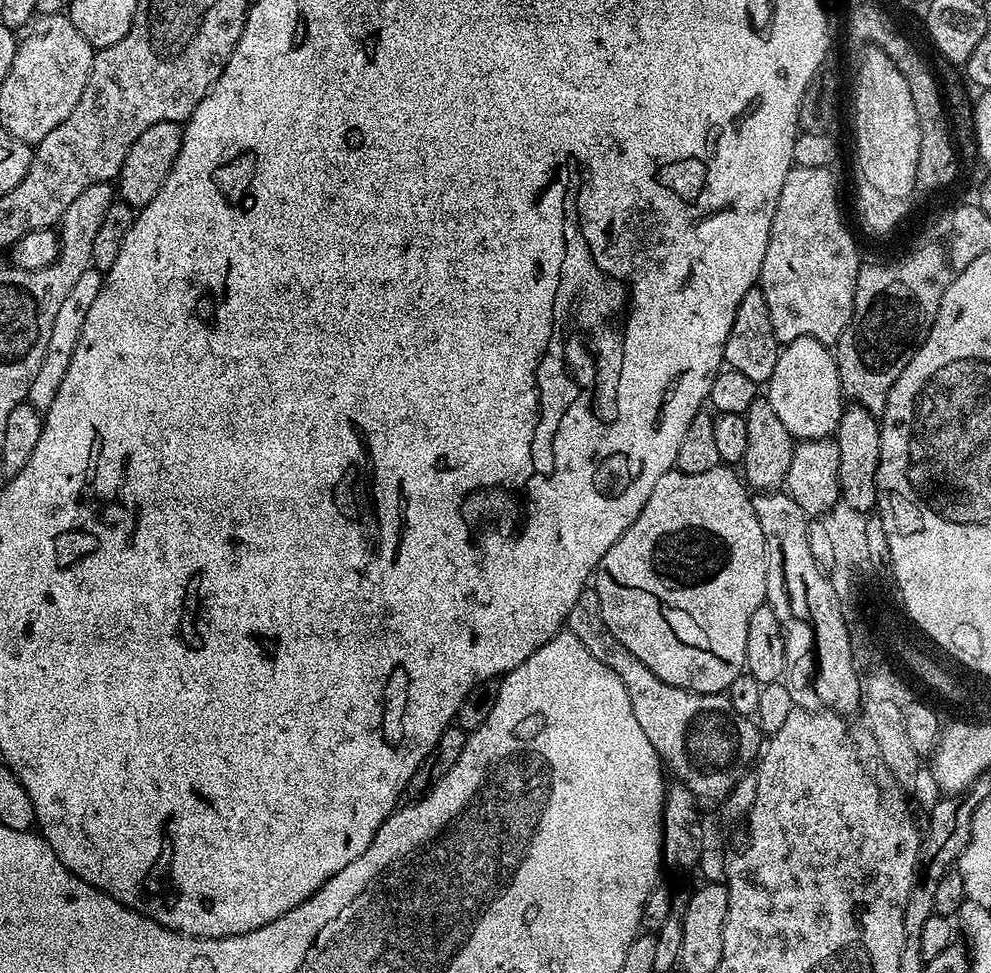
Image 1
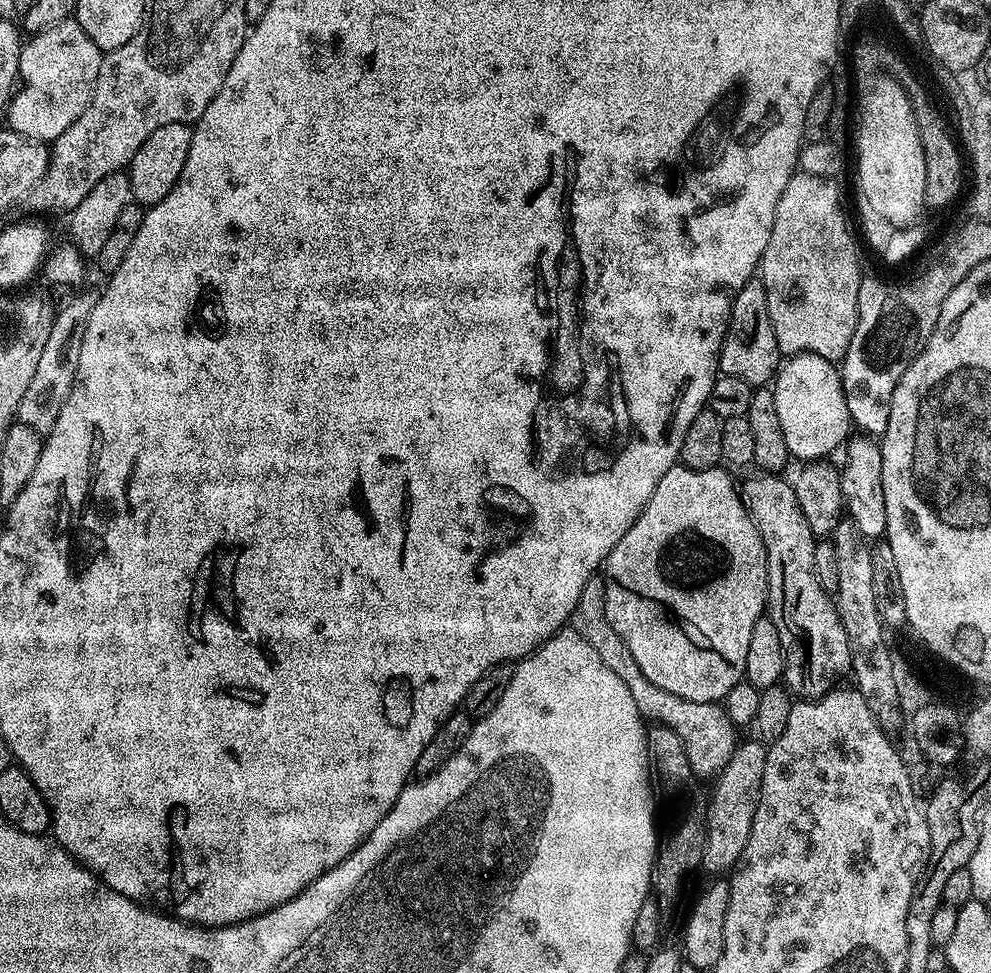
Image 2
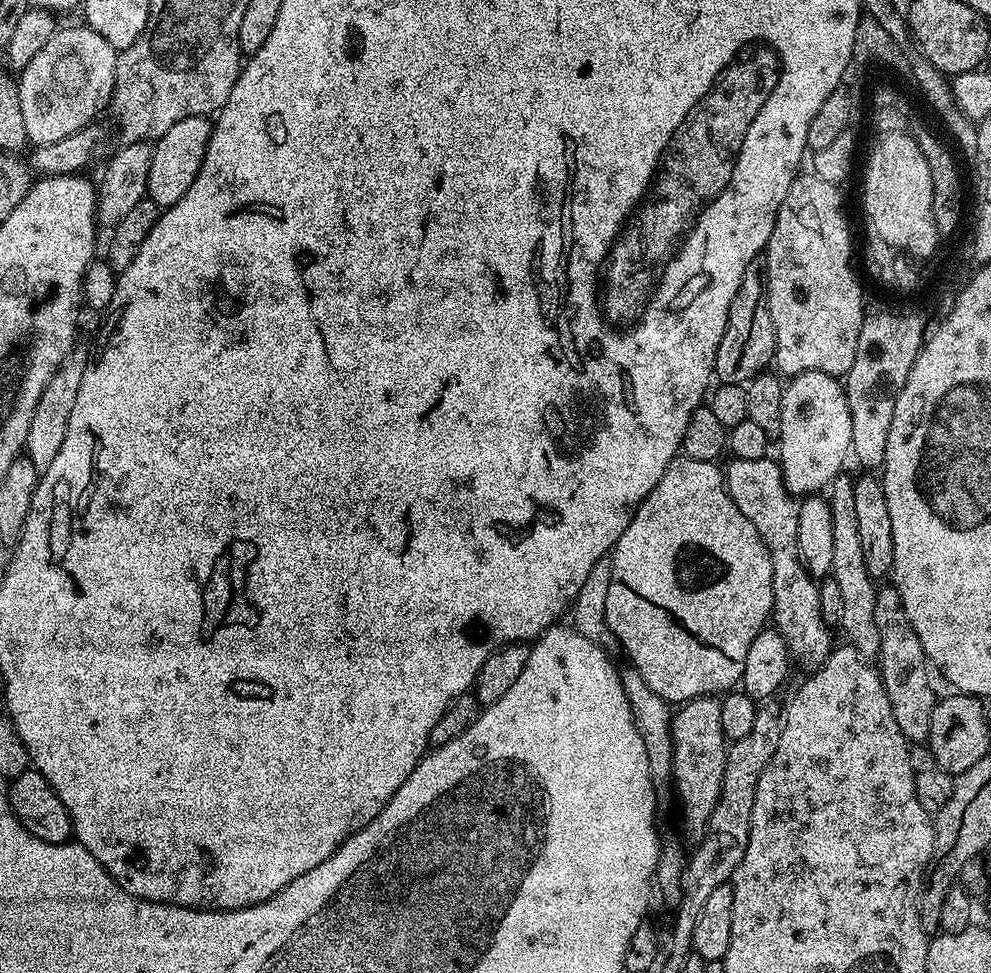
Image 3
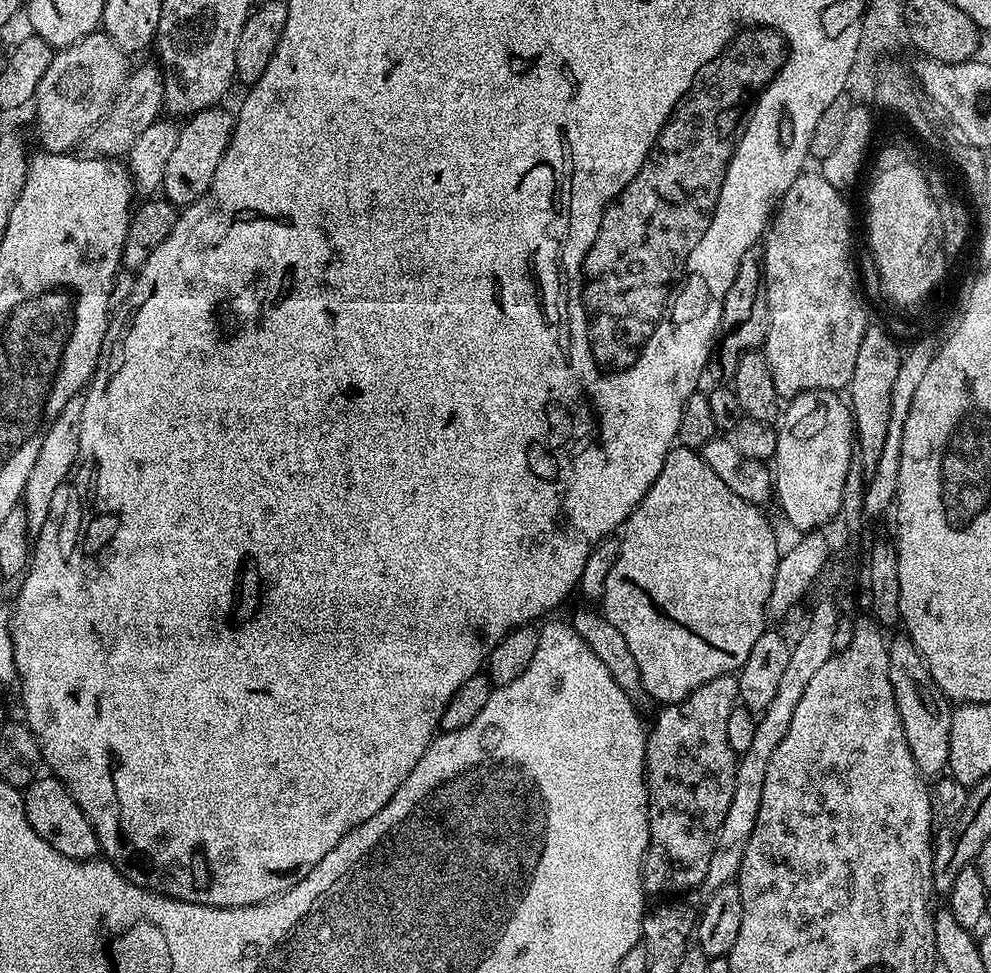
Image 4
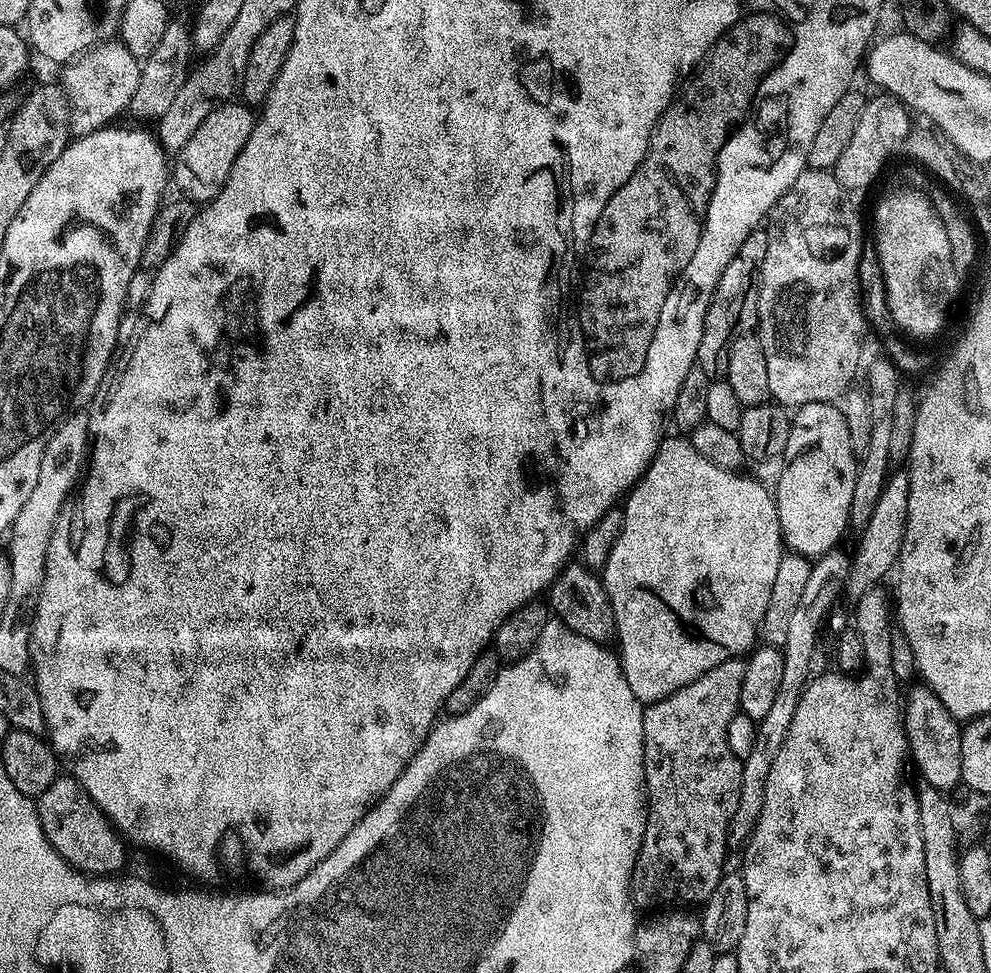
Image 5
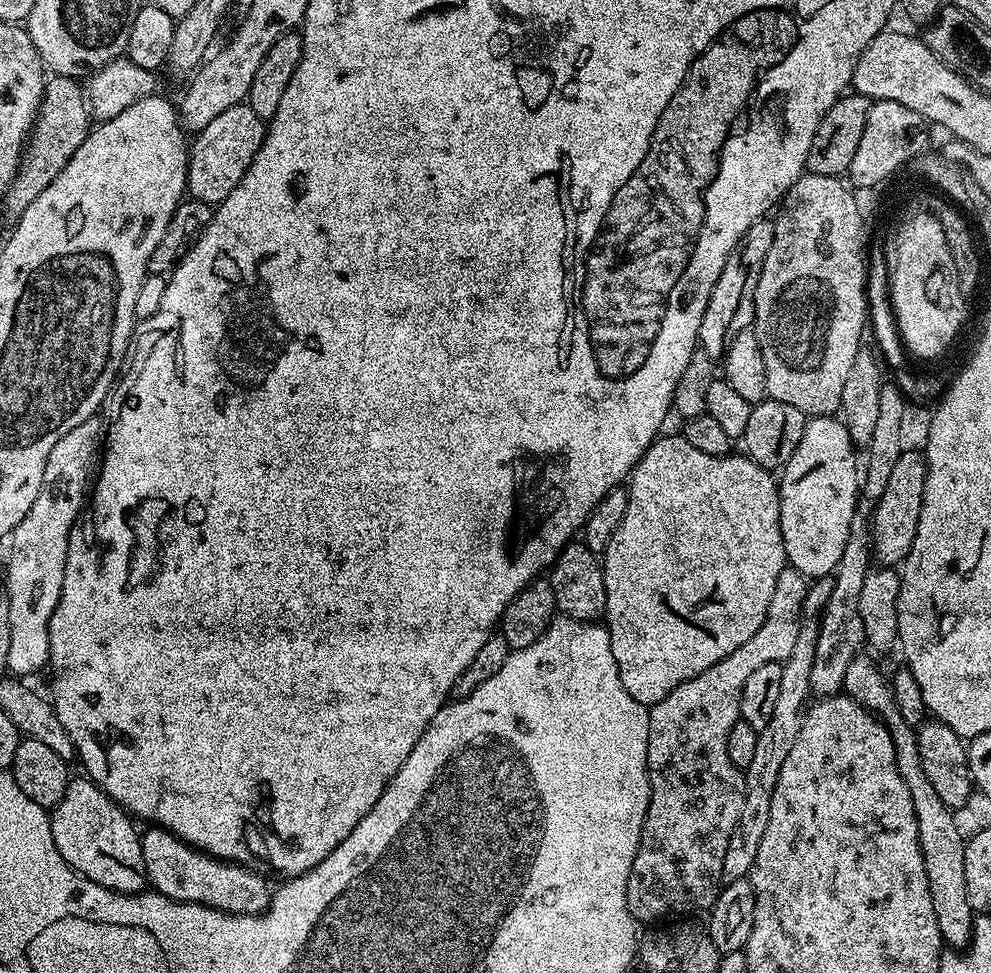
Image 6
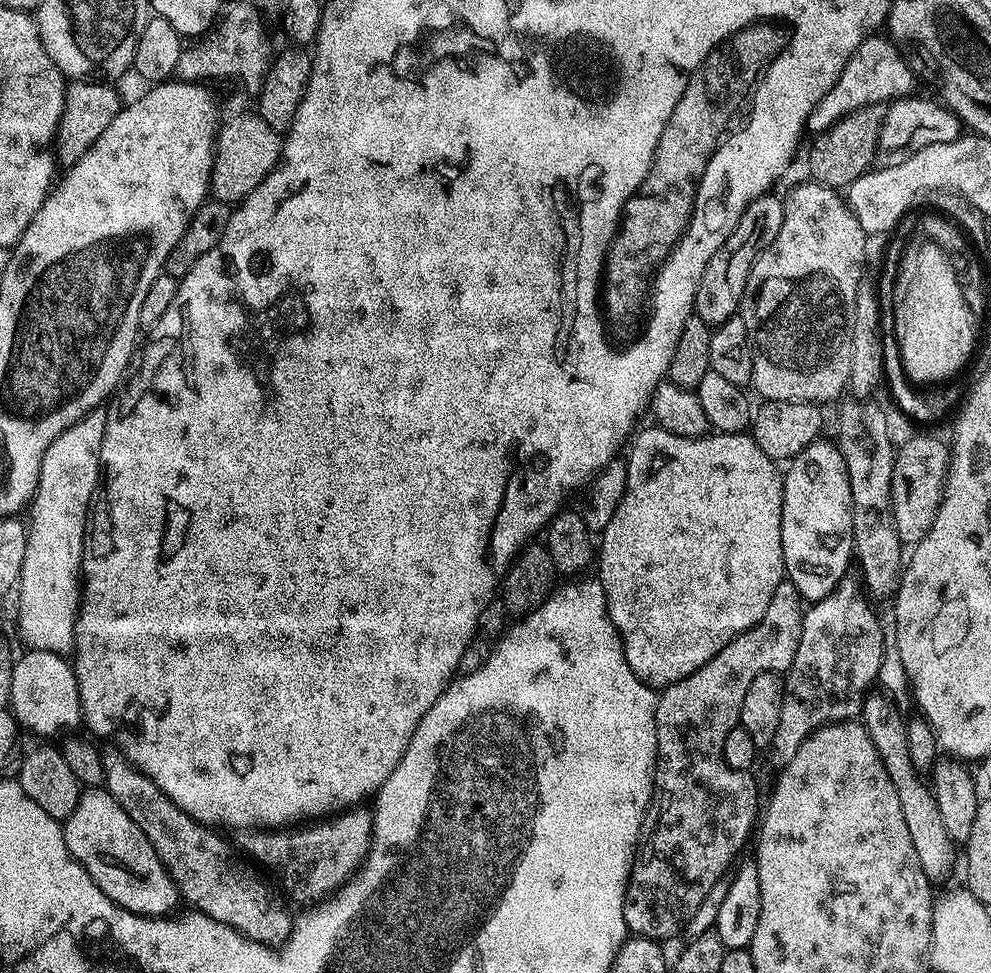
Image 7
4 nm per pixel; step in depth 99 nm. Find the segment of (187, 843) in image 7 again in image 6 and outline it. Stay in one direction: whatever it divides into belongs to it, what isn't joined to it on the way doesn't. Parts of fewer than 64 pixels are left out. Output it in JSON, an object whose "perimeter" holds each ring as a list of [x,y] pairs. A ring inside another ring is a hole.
{"perimeter":[[[148,826],[140,837],[142,862],[146,866],[148,884],[166,898],[201,904],[219,912],[233,912],[235,916],[259,915],[267,909],[270,887],[251,867],[220,860],[208,852],[200,852],[180,840],[167,828]]]}

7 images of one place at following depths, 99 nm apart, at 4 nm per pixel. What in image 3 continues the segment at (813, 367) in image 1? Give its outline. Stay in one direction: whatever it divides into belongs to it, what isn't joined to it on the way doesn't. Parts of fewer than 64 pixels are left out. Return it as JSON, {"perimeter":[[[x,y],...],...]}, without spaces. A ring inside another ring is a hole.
{"perimeter":[[[803,372],[791,377],[784,384],[782,394],[782,426],[778,437],[780,456],[778,463],[784,472],[784,485],[797,498],[808,498],[820,494],[831,485],[845,467],[844,459],[849,459],[852,450],[852,427],[850,426],[850,406],[846,402],[844,385],[837,377],[821,372]]]}

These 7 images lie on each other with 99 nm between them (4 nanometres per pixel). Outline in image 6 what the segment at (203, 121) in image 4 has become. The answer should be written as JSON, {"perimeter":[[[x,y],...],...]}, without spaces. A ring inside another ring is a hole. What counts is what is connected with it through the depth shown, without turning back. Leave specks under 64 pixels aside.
{"perimeter":[[[246,102],[230,106],[230,110],[213,118],[203,130],[195,133],[188,149],[187,195],[213,206],[221,204],[230,190],[242,182],[250,162],[254,162],[254,154],[258,154],[262,146],[265,131],[265,120],[258,118]]]}

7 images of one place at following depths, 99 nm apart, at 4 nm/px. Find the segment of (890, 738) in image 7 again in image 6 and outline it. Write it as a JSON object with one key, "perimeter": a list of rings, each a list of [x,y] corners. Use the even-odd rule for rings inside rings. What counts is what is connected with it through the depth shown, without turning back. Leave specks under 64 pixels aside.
{"perimeter":[[[861,654],[852,659],[850,666],[846,669],[843,691],[852,700],[857,700],[868,712],[873,712],[880,717],[880,721],[890,730],[890,738],[894,742],[894,762],[898,762],[898,774],[902,782],[906,782],[906,790],[910,790],[910,802],[914,802],[914,818],[918,822],[918,842],[922,846],[922,862],[926,866],[926,882],[930,882],[930,902],[934,902],[934,918],[938,918],[938,930],[944,939],[945,945],[952,950],[964,950],[972,943],[972,925],[974,913],[970,902],[966,902],[966,854],[964,845],[966,843],[965,833],[960,833],[956,825],[953,809],[938,798],[934,786],[926,778],[926,770],[922,766],[922,754],[918,754],[918,742],[916,741],[916,729],[909,726],[906,718],[898,714],[898,706],[892,701],[892,685],[887,675],[880,673],[880,668],[871,660],[873,657]]]}

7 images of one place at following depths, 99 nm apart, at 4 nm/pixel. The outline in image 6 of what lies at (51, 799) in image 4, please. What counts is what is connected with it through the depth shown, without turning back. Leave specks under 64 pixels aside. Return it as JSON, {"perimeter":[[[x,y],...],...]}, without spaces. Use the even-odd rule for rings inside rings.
{"perimeter":[[[87,775],[69,779],[61,800],[51,809],[50,819],[54,846],[75,872],[115,892],[145,891],[148,875],[142,862],[141,833],[138,828],[136,832],[133,817]]]}

